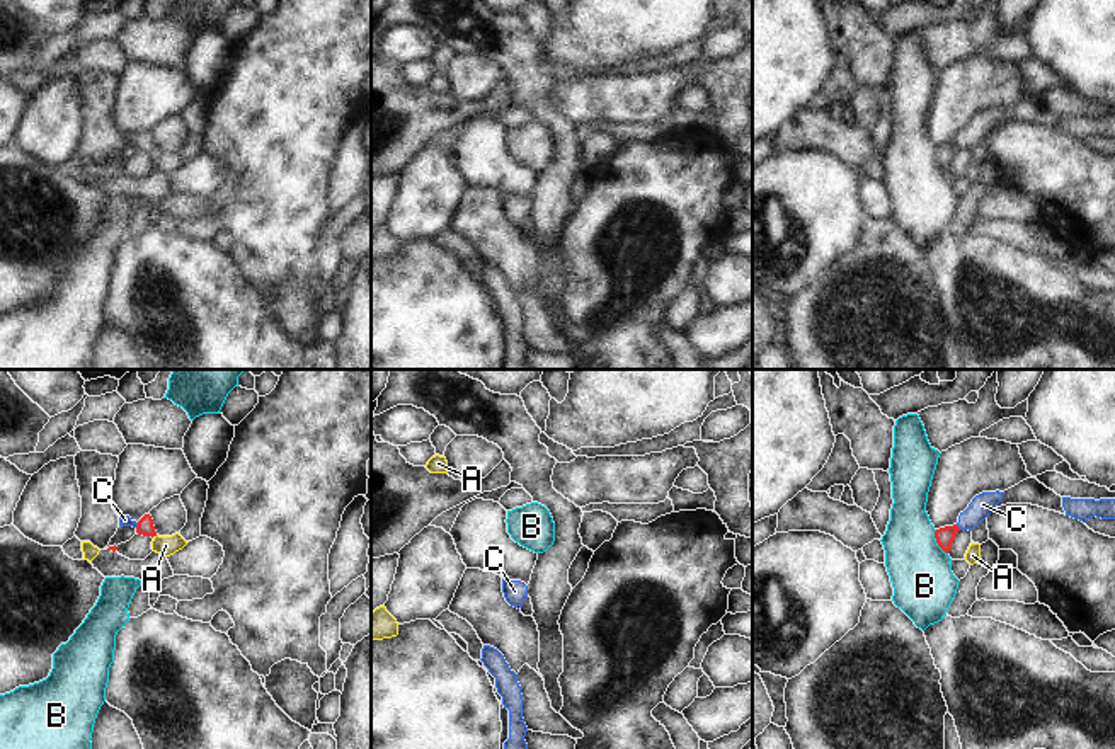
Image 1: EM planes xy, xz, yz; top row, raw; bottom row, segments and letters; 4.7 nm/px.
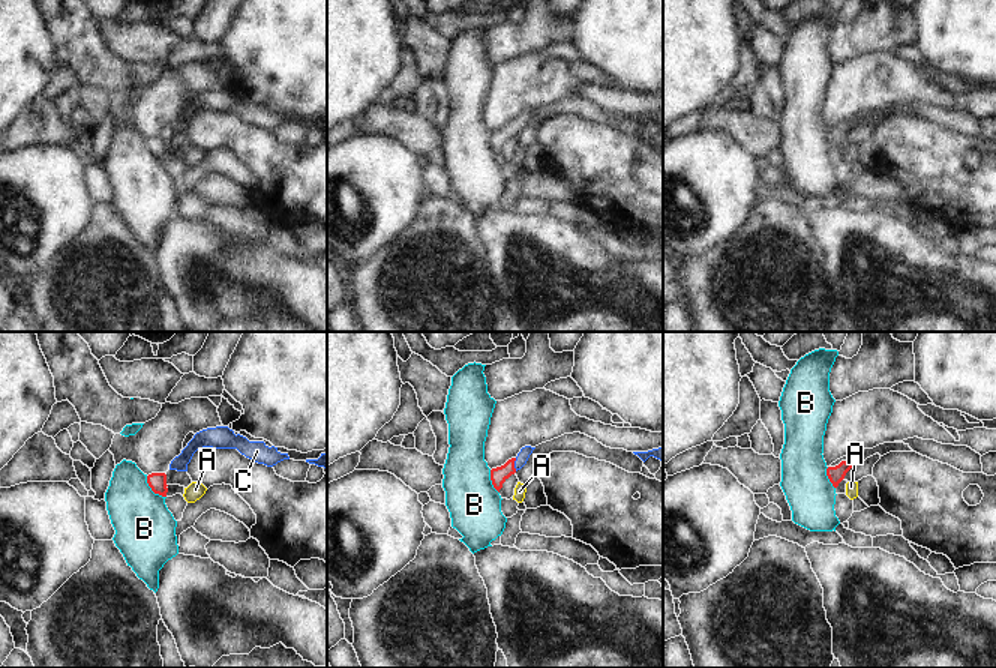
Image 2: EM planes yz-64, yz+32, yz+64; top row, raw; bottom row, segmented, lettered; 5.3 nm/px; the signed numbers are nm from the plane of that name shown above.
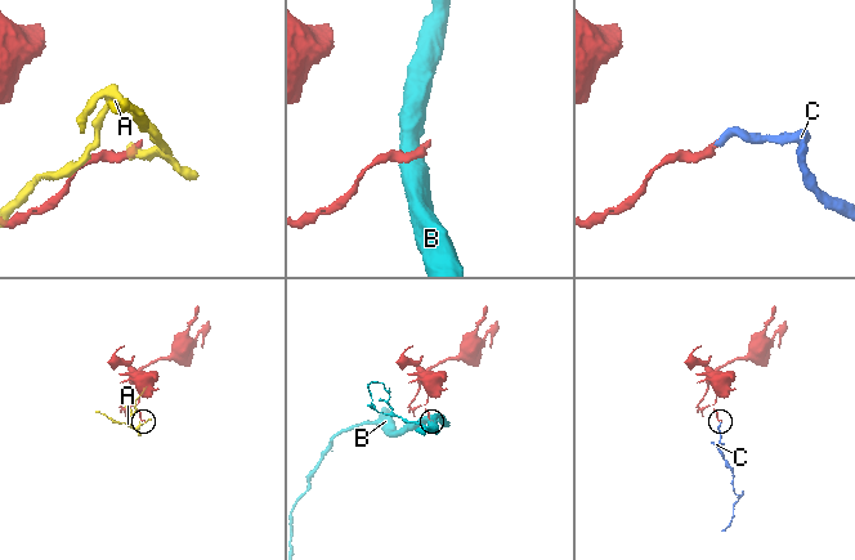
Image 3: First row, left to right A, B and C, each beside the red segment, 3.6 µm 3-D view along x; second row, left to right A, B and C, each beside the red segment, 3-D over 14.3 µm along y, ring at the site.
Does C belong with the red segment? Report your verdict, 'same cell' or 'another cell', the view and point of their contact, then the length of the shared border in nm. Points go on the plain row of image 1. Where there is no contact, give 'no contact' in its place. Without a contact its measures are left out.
same cell | yz (957, 145) | 40 nm

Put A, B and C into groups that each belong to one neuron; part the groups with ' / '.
A / B / C

